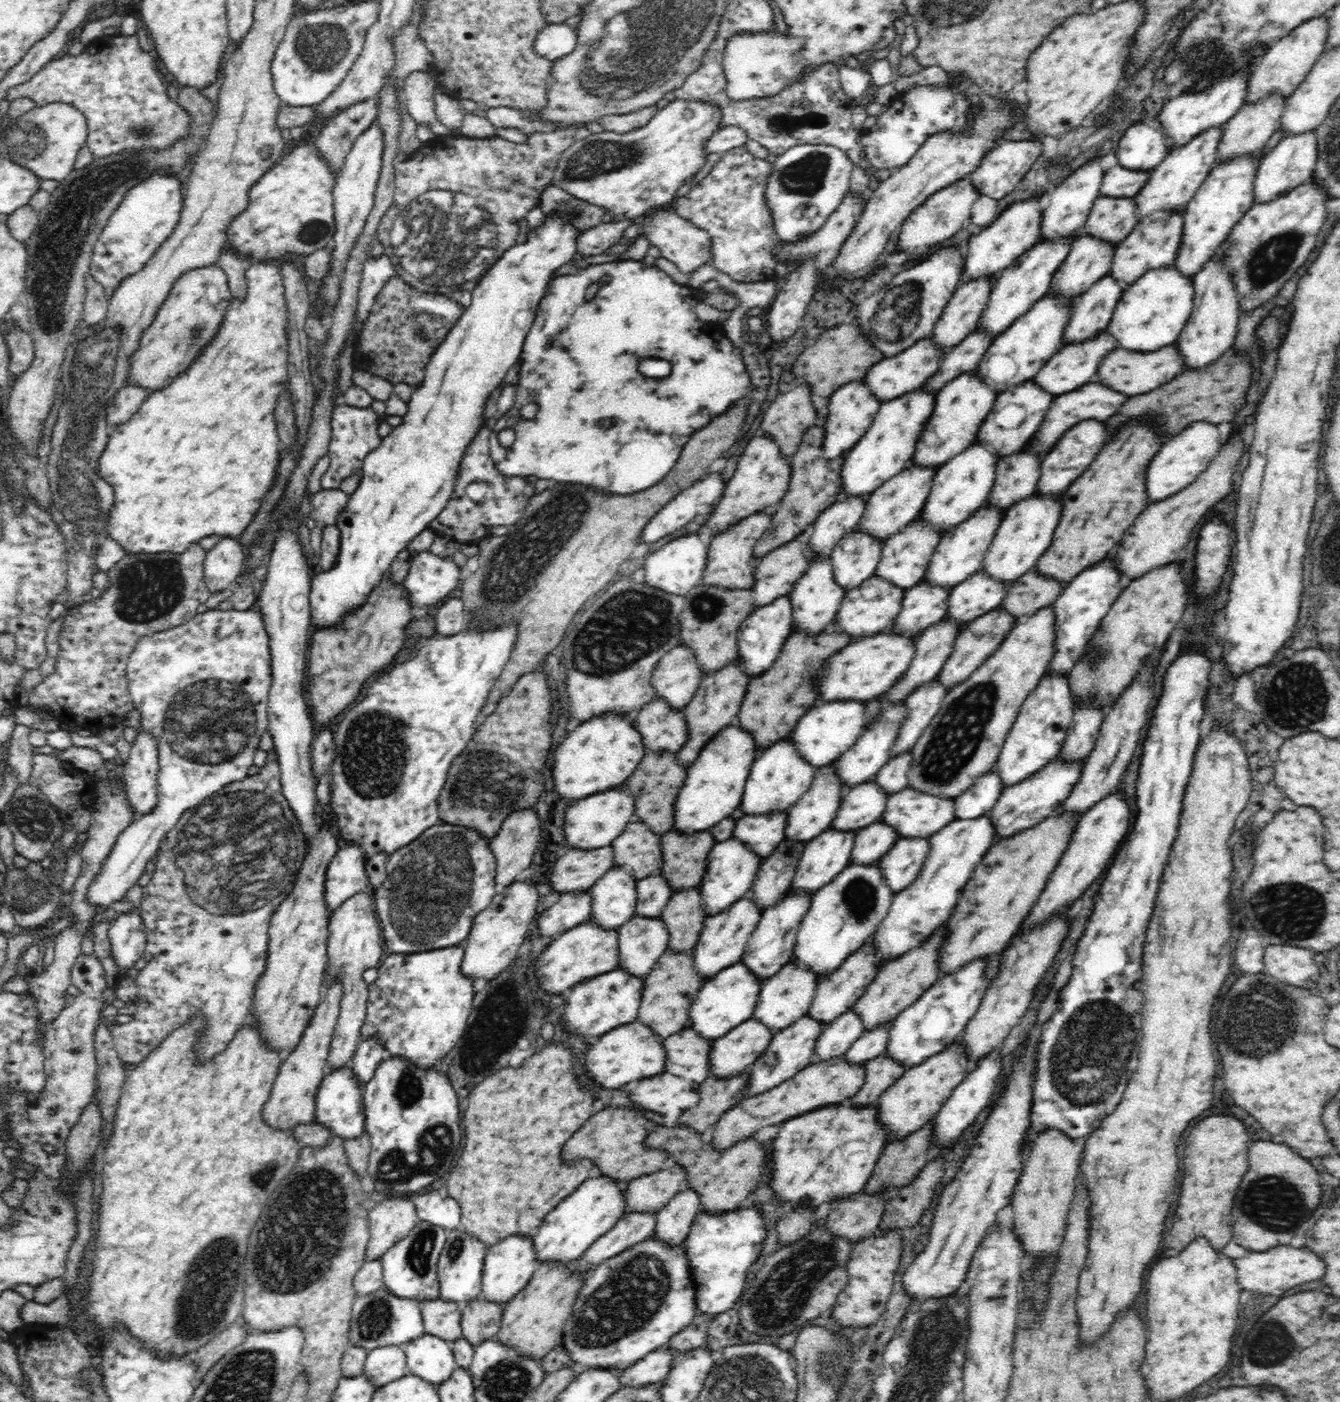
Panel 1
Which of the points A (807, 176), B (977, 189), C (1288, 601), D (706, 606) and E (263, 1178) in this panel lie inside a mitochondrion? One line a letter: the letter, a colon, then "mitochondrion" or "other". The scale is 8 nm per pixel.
A: mitochondrion
B: other
C: other
D: mitochondrion
E: mitochondrion

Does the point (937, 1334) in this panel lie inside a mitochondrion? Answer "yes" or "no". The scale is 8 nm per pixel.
yes

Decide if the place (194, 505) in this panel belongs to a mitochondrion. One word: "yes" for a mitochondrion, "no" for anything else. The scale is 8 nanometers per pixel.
no

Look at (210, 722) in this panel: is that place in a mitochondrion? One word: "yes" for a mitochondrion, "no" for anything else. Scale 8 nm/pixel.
yes

